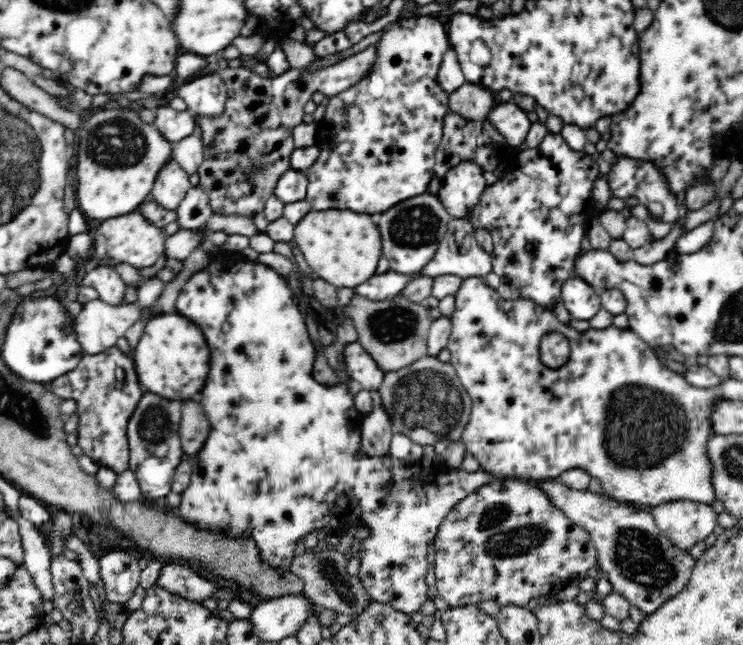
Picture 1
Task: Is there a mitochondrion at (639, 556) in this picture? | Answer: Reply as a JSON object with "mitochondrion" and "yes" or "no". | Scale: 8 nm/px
{"mitochondrion":"yes"}

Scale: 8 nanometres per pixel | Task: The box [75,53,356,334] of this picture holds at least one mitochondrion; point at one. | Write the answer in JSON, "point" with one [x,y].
{"point":[115,142]}

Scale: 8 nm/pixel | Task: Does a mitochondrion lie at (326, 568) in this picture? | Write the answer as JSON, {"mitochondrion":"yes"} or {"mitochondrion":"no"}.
{"mitochondrion":"yes"}

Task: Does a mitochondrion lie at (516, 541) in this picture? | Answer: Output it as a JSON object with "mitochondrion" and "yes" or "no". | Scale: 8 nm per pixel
{"mitochondrion":"yes"}

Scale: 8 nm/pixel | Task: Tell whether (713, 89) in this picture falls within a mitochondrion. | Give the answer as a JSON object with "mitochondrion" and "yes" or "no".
{"mitochondrion":"no"}

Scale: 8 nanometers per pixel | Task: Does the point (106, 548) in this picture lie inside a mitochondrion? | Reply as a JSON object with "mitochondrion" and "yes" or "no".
{"mitochondrion":"no"}

